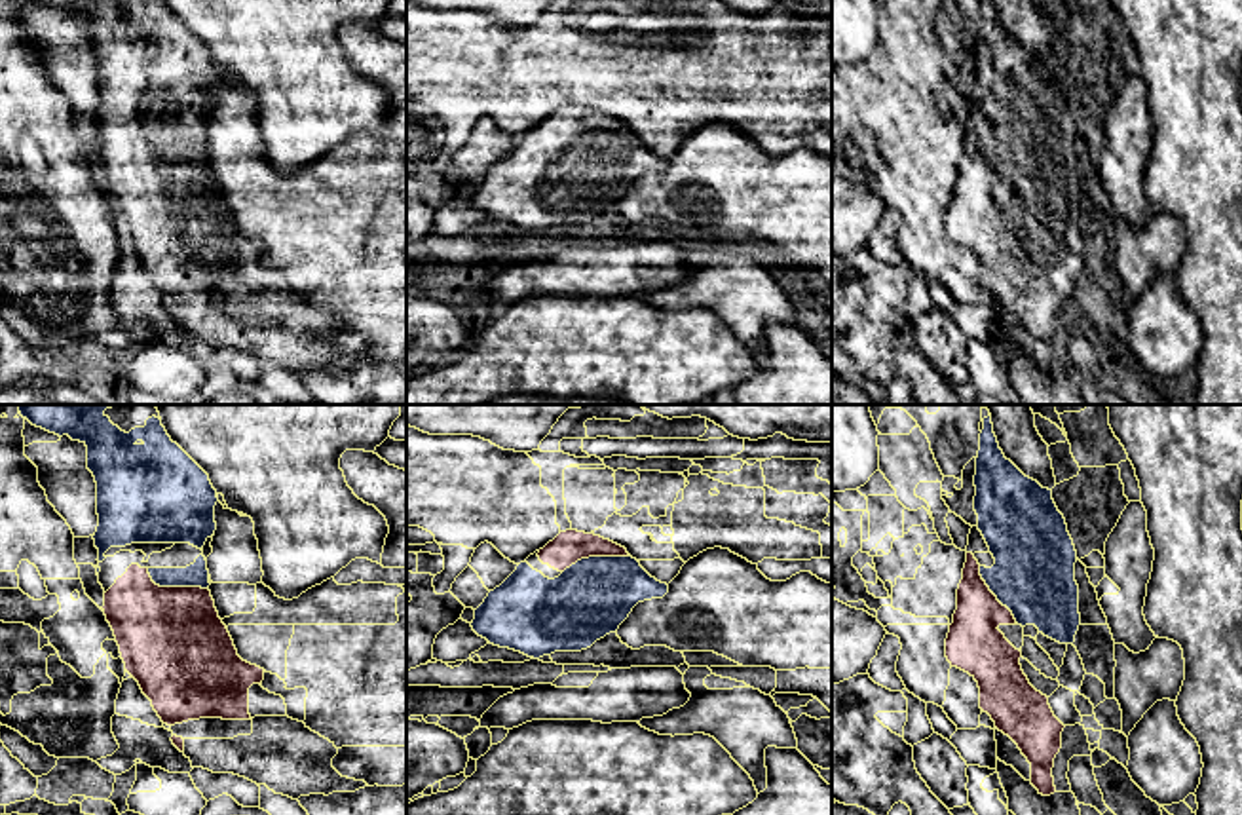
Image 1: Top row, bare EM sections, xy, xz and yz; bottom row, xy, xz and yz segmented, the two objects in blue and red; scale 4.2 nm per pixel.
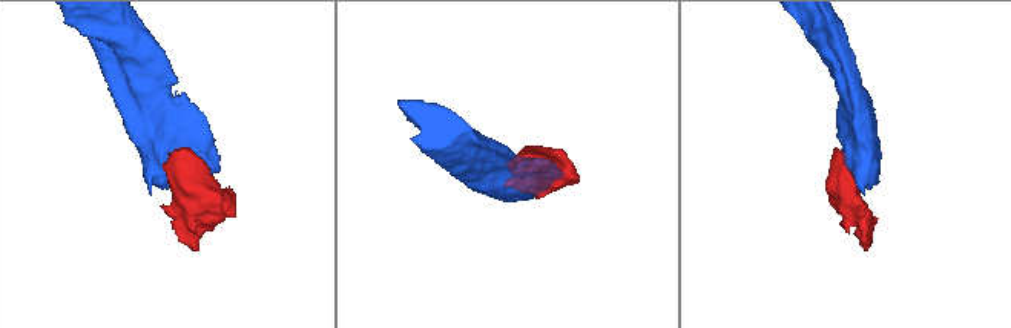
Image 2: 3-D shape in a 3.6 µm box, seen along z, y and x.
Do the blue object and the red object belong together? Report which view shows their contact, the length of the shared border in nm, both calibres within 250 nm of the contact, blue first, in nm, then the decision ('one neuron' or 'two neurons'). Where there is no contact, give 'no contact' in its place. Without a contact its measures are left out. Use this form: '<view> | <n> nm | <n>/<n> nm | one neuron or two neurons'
xy | 280 nm | 100/440 nm | one neuron

